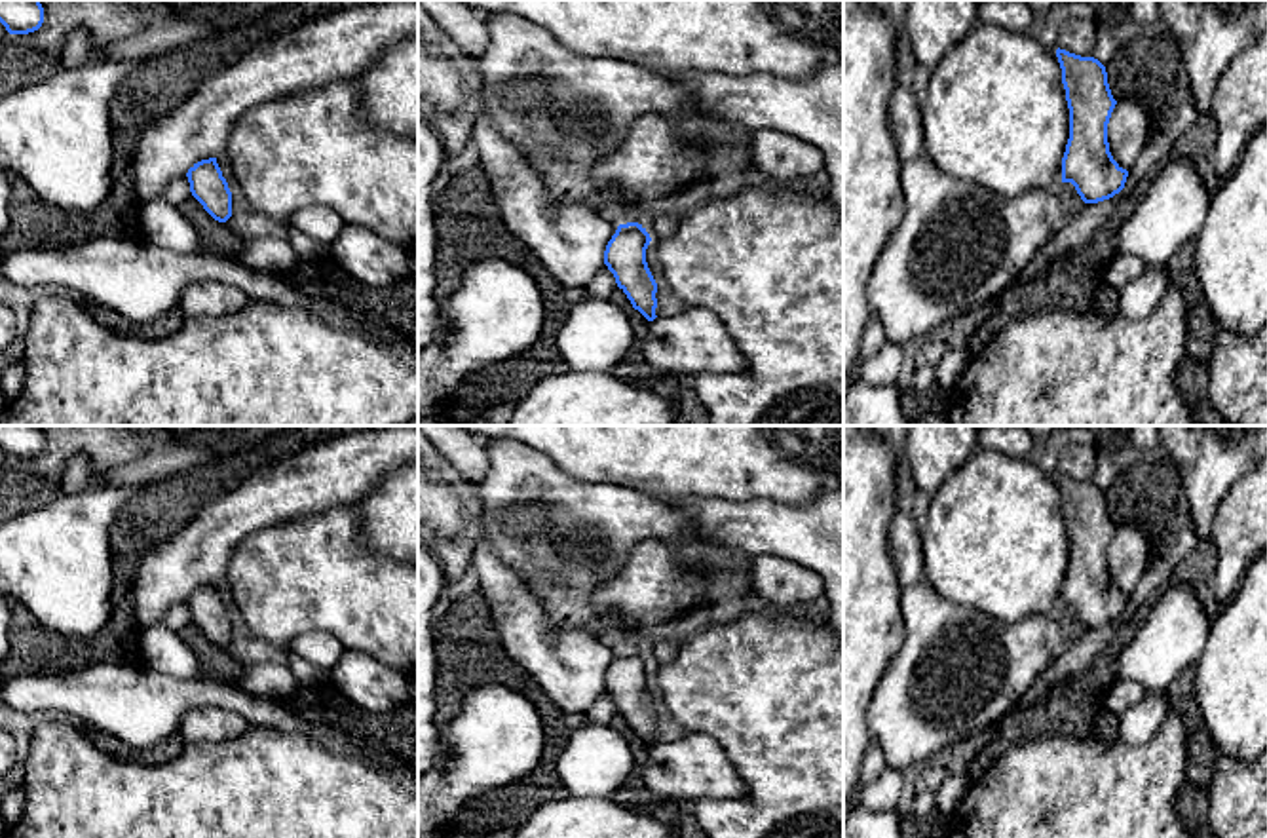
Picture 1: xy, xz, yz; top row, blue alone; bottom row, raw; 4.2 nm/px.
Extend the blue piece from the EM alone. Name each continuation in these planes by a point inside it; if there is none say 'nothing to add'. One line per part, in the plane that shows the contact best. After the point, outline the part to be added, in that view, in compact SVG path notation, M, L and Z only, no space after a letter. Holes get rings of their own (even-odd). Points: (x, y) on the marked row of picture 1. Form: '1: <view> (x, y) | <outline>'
nothing to add

